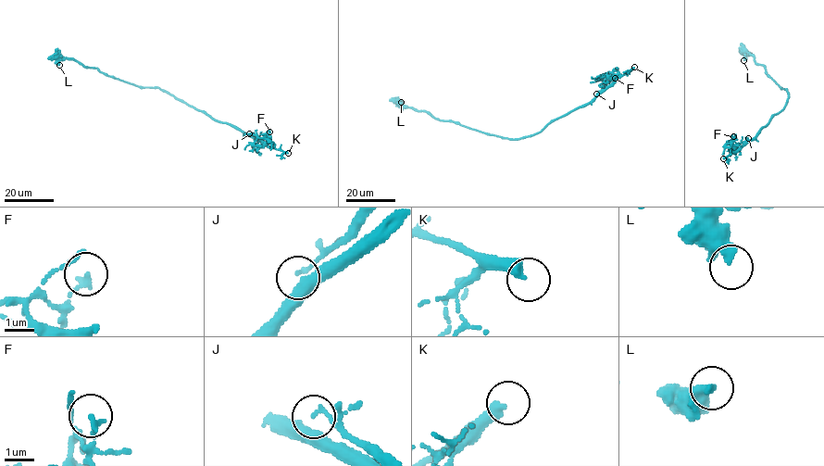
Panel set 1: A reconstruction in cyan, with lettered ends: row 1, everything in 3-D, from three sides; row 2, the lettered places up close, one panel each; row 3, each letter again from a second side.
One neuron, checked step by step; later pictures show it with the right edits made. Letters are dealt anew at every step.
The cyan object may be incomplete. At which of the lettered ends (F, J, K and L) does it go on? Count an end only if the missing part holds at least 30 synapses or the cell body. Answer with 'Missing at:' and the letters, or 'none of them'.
Missing at: K

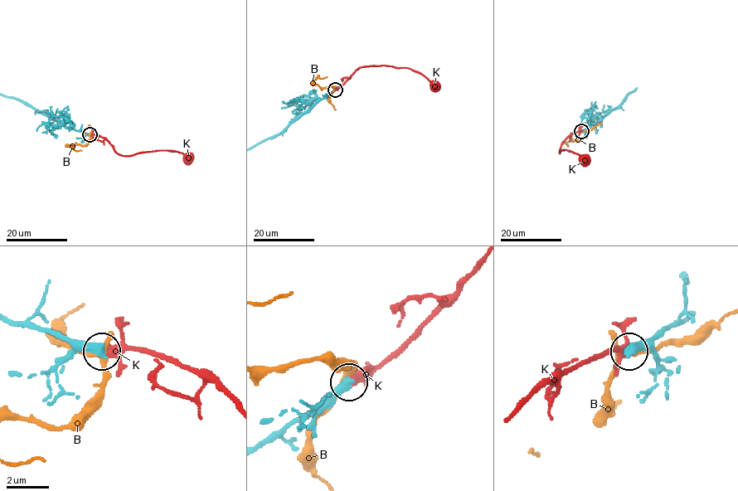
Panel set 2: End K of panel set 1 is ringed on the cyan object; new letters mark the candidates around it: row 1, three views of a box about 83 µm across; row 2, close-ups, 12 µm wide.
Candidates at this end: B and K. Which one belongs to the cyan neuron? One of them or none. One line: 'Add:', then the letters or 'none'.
Add: K

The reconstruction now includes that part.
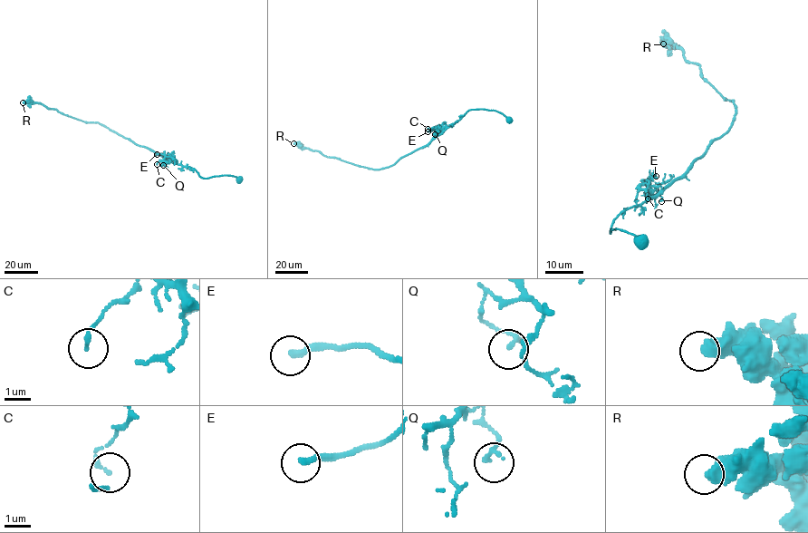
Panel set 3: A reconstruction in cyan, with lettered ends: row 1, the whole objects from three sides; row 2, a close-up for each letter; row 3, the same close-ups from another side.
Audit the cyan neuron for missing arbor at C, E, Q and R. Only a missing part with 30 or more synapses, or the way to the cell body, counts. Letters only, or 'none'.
none

